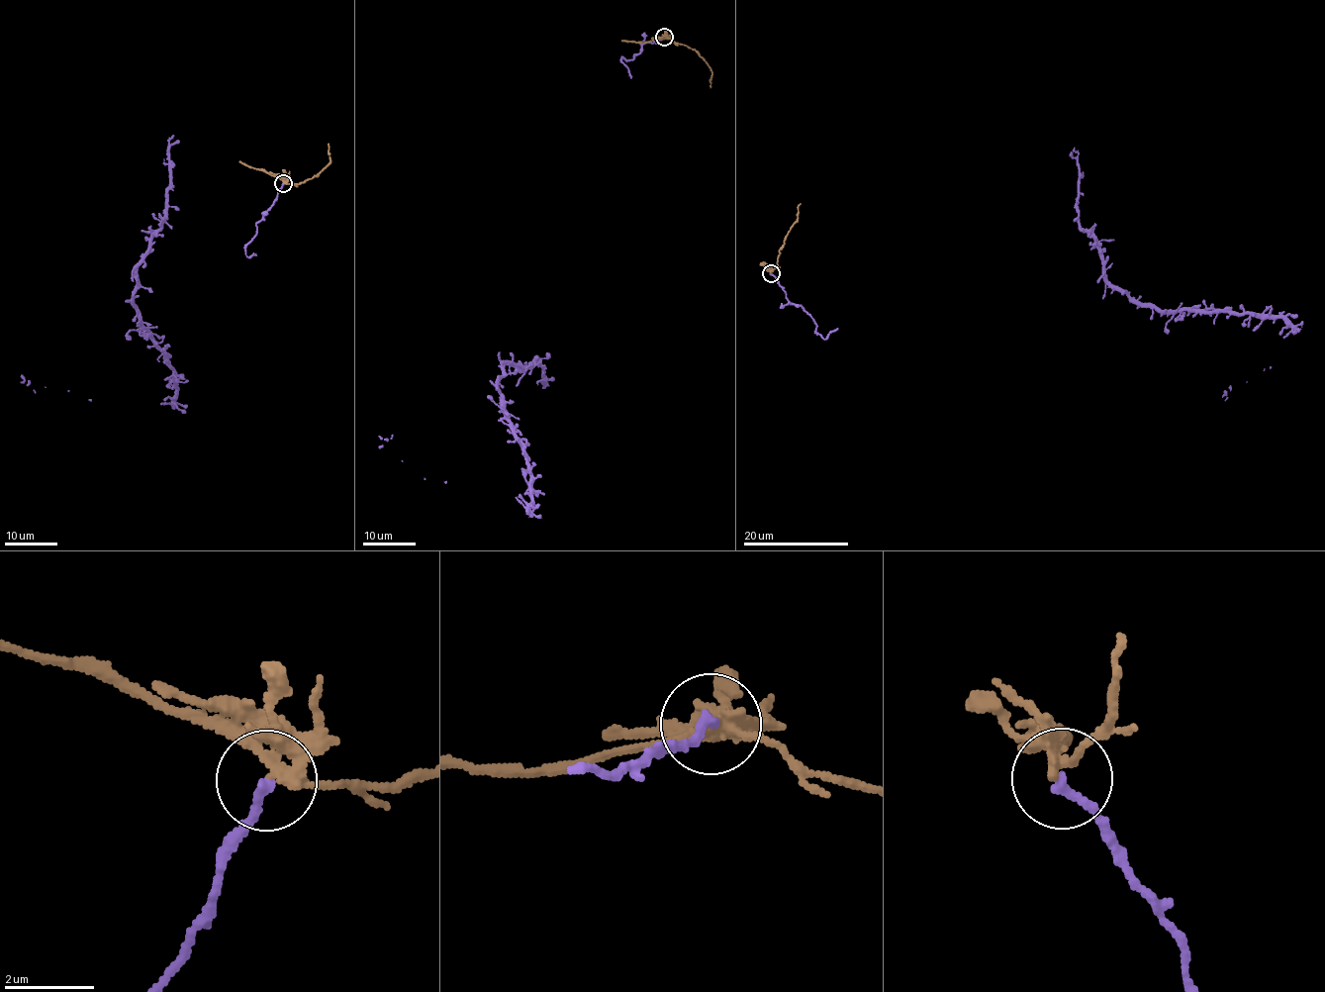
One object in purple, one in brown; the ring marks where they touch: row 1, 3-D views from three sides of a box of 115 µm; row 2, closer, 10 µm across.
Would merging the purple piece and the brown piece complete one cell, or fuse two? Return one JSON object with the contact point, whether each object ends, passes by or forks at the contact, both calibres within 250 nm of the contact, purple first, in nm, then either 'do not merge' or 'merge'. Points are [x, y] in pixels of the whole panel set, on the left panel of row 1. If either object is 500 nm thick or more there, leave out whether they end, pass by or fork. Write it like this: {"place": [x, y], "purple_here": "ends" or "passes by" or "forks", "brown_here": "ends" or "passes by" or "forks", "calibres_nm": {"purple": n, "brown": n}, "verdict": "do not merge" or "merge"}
{"place": [283, 183], "purple_here": "ends", "brown_here": "forks", "calibres_nm": {"purple": 240, "brown": 220}, "verdict": "do not merge"}

